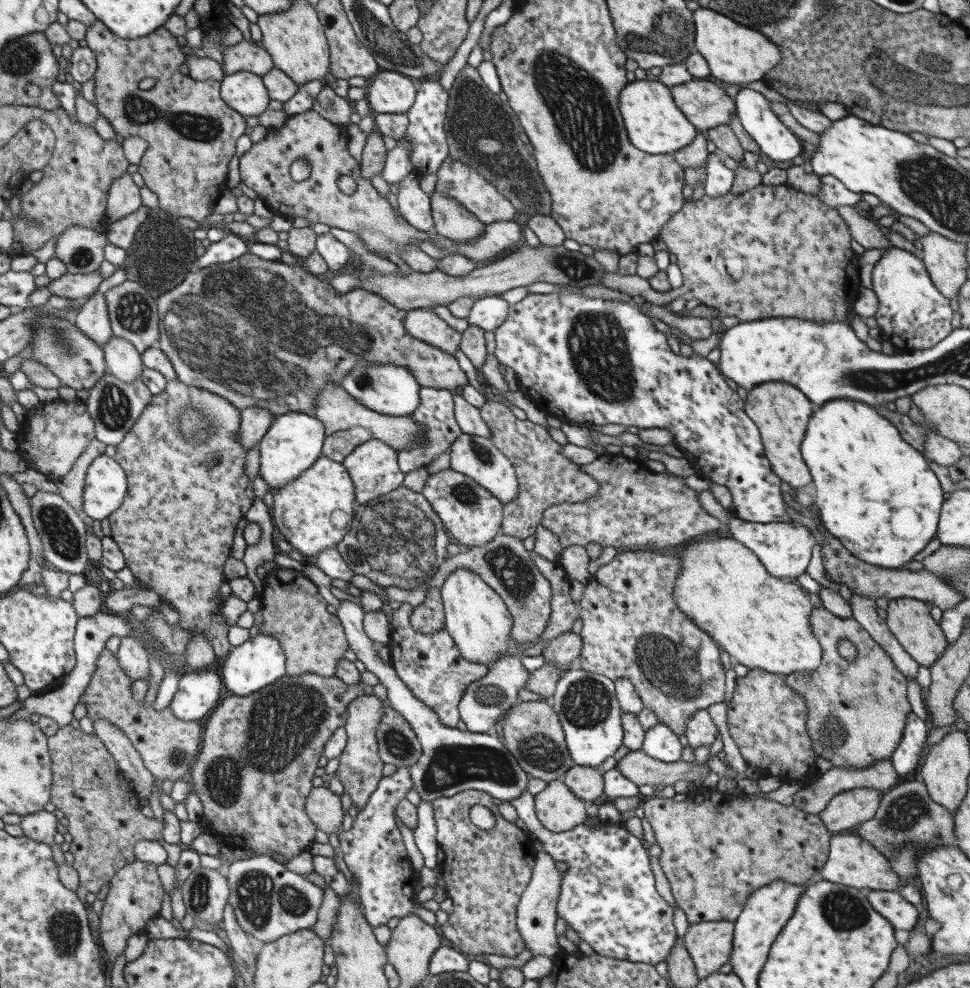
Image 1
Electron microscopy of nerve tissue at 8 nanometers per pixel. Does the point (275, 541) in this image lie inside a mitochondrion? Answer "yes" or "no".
no

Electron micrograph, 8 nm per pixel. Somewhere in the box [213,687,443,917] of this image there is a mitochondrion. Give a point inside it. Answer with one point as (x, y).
(397, 744)

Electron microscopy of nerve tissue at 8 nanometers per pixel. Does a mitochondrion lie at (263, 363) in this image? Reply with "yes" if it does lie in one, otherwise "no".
yes

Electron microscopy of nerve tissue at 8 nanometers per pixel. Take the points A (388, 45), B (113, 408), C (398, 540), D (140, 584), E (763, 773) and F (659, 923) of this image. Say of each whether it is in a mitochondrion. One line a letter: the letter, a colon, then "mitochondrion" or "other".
A: mitochondrion
B: mitochondrion
C: mitochondrion
D: other
E: other
F: other

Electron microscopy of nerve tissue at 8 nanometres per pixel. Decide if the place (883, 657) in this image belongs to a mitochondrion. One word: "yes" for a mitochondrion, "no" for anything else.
no

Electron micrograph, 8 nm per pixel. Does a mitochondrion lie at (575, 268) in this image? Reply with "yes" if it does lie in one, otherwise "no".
yes

